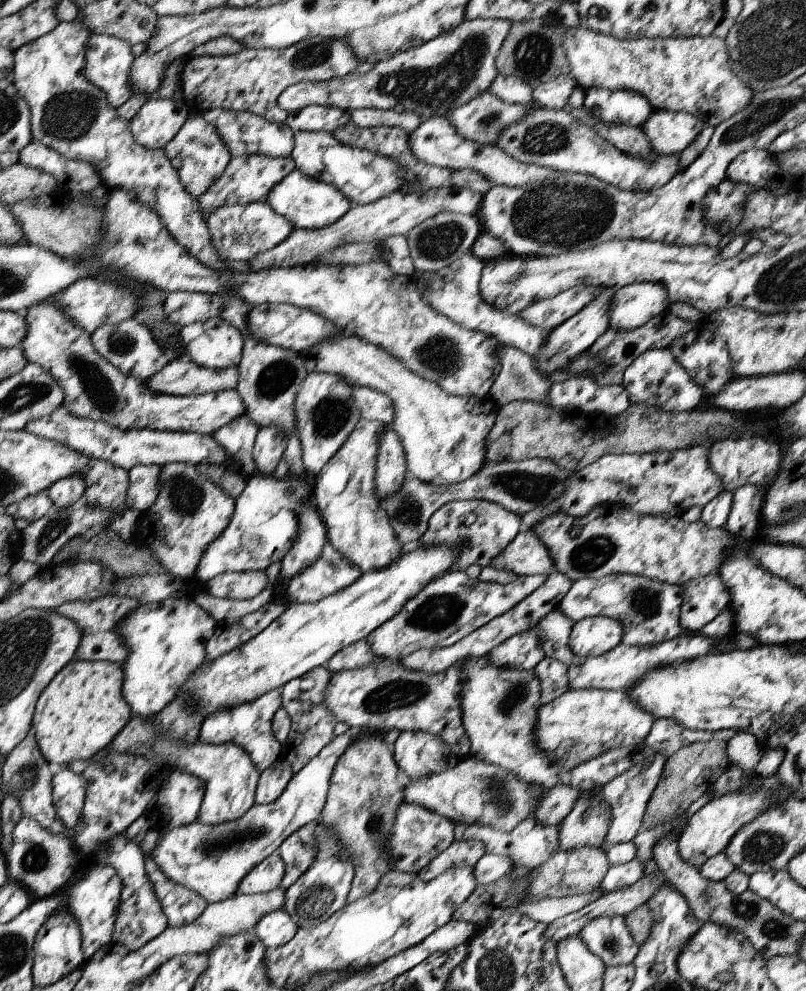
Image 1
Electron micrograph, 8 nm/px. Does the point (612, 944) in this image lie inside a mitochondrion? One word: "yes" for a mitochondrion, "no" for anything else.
yes

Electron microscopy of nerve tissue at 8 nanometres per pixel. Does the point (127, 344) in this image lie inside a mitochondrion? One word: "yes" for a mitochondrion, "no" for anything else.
yes

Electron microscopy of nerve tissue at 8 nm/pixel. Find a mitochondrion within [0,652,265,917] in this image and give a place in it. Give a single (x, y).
(32, 859)

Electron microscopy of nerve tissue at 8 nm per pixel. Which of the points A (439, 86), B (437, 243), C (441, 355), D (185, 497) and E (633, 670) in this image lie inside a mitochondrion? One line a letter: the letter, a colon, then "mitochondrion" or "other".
A: mitochondrion
B: mitochondrion
C: mitochondrion
D: mitochondrion
E: other

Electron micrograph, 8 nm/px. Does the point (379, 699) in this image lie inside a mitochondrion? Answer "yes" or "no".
yes

